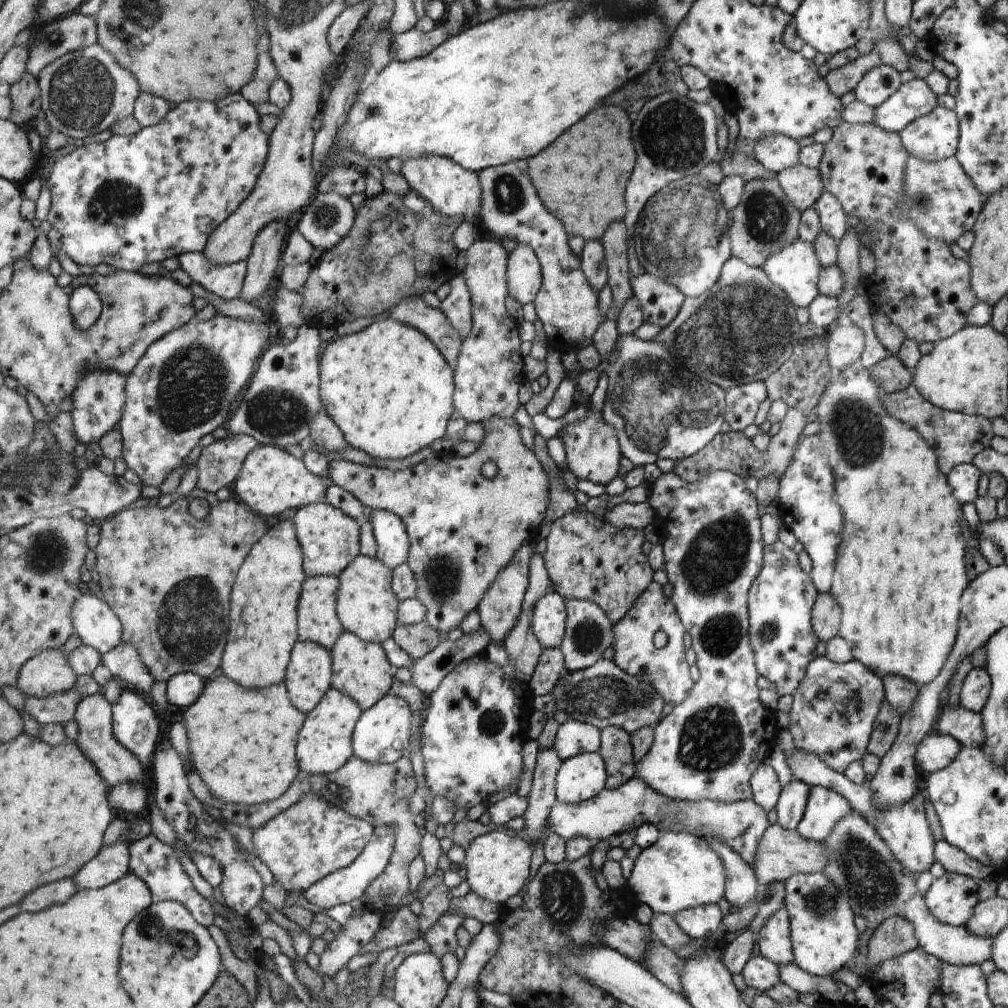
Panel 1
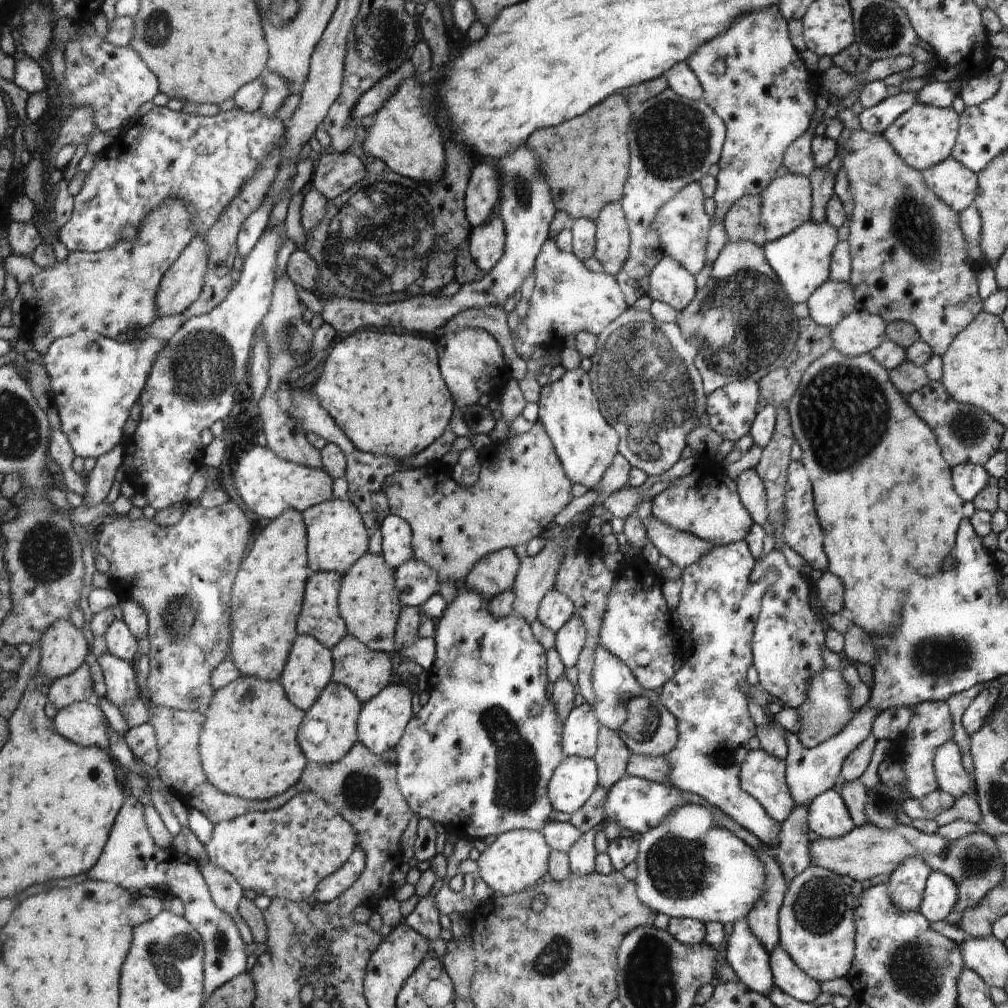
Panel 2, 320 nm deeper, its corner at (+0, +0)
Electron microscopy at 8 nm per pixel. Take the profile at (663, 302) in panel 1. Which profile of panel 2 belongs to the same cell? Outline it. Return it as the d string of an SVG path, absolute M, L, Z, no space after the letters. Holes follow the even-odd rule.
M670 255L662 257L651 272L647 295L653 301L668 303L679 313L696 294L695 276Z

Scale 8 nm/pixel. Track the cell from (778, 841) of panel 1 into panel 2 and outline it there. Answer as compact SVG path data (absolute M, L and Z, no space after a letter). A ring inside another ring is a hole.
M876 825L854 827L848 834L835 839L820 837L811 844L812 864L831 870L855 881L870 880L874 876L888 878L906 859L922 858L932 871L946 873L958 886L959 900L946 922L957 927L966 911L976 908L988 892L1005 880L1005 862L998 841L984 831L971 832L958 840L948 840L938 833L924 833L912 825L896 825L887 829Z

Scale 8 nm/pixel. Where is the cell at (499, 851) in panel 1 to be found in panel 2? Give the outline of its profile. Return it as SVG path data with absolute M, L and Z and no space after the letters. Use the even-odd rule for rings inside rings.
M514 829L498 835L477 860L478 875L494 892L500 892L504 897L526 890L542 880L548 870L548 854L551 852L544 837L542 832L528 829Z

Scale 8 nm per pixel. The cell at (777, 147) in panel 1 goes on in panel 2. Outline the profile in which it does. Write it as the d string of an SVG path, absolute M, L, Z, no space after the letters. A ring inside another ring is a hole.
M806 131L787 148L784 155L784 166L790 173L810 178L811 172L816 167L811 149L811 140L814 136L813 131Z

